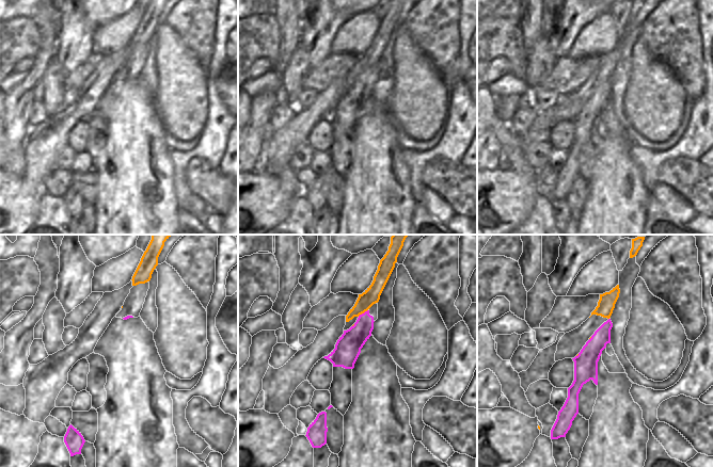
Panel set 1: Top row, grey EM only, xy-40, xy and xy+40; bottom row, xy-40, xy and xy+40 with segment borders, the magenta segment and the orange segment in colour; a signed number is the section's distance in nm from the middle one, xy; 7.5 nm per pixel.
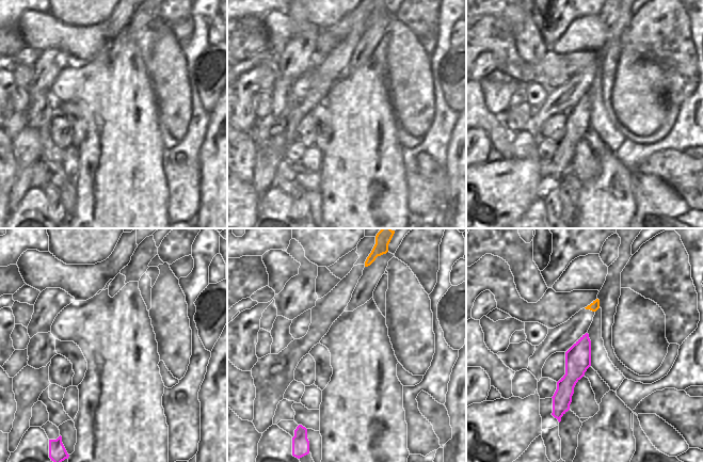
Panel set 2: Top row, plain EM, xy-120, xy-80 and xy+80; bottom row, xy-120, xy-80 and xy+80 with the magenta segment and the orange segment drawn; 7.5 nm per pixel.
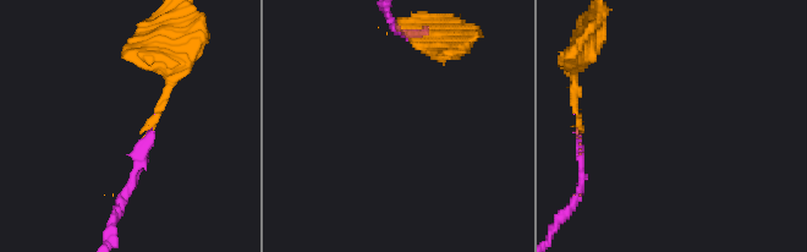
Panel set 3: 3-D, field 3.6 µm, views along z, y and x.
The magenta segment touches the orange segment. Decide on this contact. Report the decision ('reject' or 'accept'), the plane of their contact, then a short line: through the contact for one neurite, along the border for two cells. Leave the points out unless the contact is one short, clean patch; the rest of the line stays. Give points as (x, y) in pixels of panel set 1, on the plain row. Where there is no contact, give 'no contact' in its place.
reject; contact in xy; line xy (367, 70), (358, 77)

